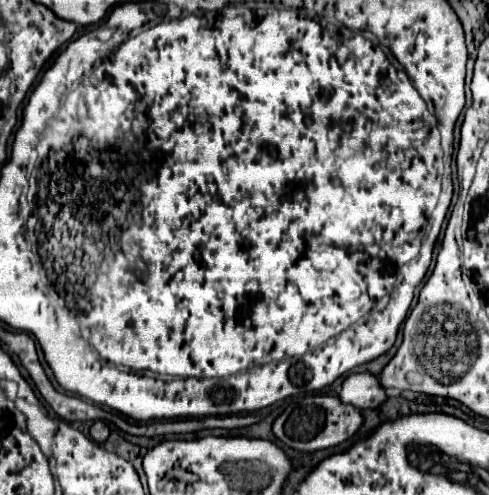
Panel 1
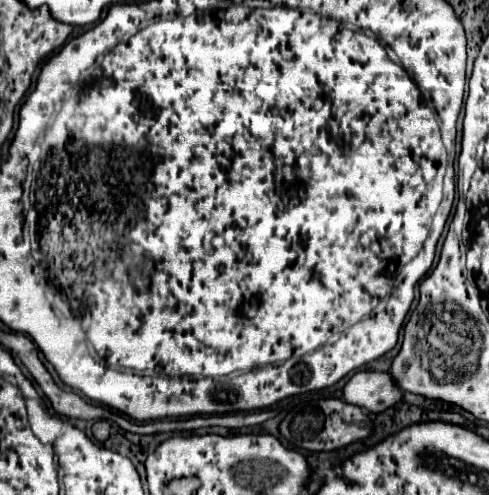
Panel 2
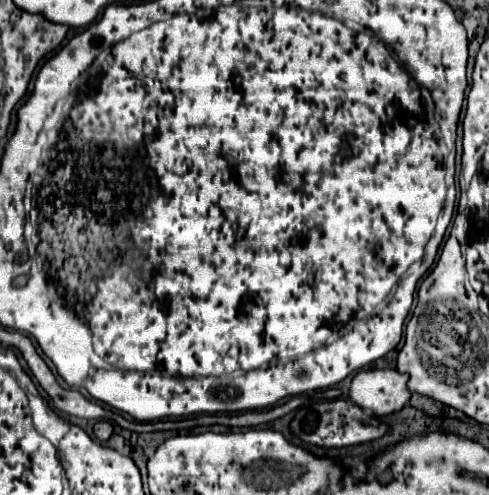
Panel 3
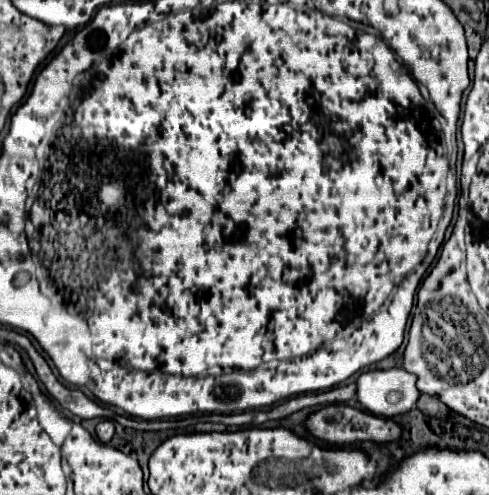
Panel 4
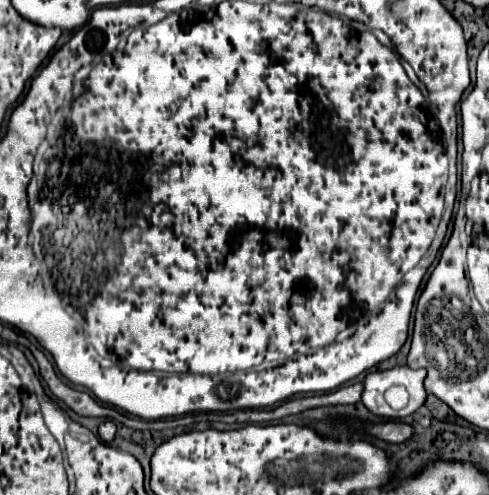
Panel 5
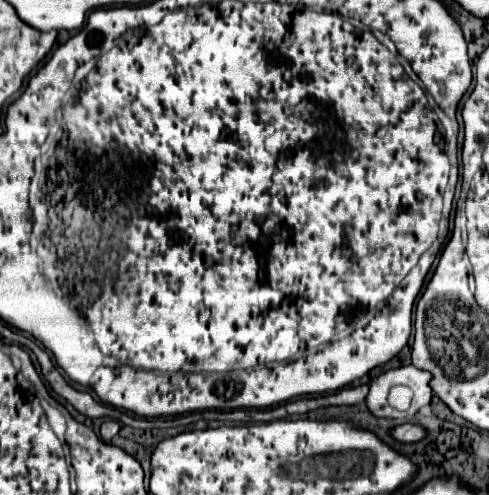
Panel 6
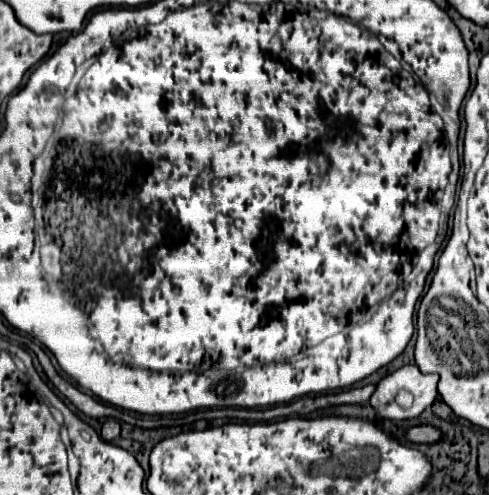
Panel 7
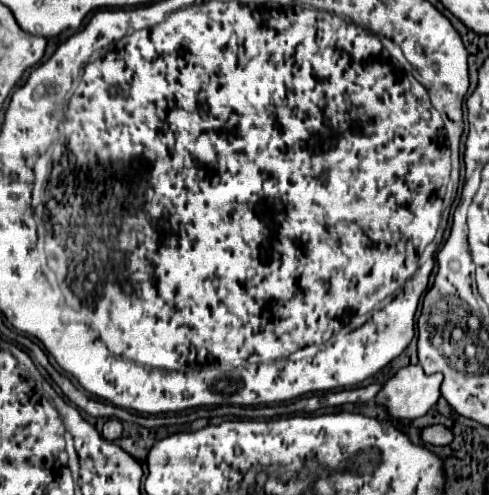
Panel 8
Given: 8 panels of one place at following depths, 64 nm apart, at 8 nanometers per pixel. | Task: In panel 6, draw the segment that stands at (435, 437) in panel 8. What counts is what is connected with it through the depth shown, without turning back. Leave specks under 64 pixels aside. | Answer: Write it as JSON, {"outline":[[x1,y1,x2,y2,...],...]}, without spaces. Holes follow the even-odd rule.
{"outline":[[402,424,398,426,396,430,392,430,392,436,400,442,420,442,424,440,428,434,422,426,416,426,416,424]]}

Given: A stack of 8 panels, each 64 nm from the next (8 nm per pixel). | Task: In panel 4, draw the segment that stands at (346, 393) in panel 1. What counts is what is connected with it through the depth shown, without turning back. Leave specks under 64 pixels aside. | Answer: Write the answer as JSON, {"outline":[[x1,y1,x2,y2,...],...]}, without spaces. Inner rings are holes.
{"outline":[[390,368,390,370,370,370,360,374,358,378,358,402,374,416,400,416,410,412,418,398,420,390,416,388,416,374,406,372,404,368],[392,390,400,390,404,398,392,406,386,396]]}

